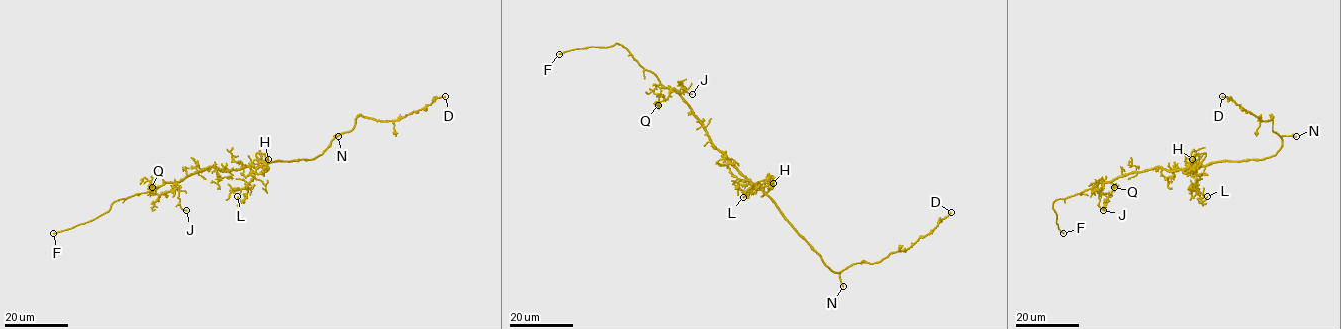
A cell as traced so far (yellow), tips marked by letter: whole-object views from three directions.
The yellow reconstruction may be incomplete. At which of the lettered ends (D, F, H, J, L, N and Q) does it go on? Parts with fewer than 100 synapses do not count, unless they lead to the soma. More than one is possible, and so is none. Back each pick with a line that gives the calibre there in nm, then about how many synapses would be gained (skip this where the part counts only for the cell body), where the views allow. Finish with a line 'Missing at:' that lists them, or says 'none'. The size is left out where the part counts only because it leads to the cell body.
F: calibre 160 nm
Missing at: F

